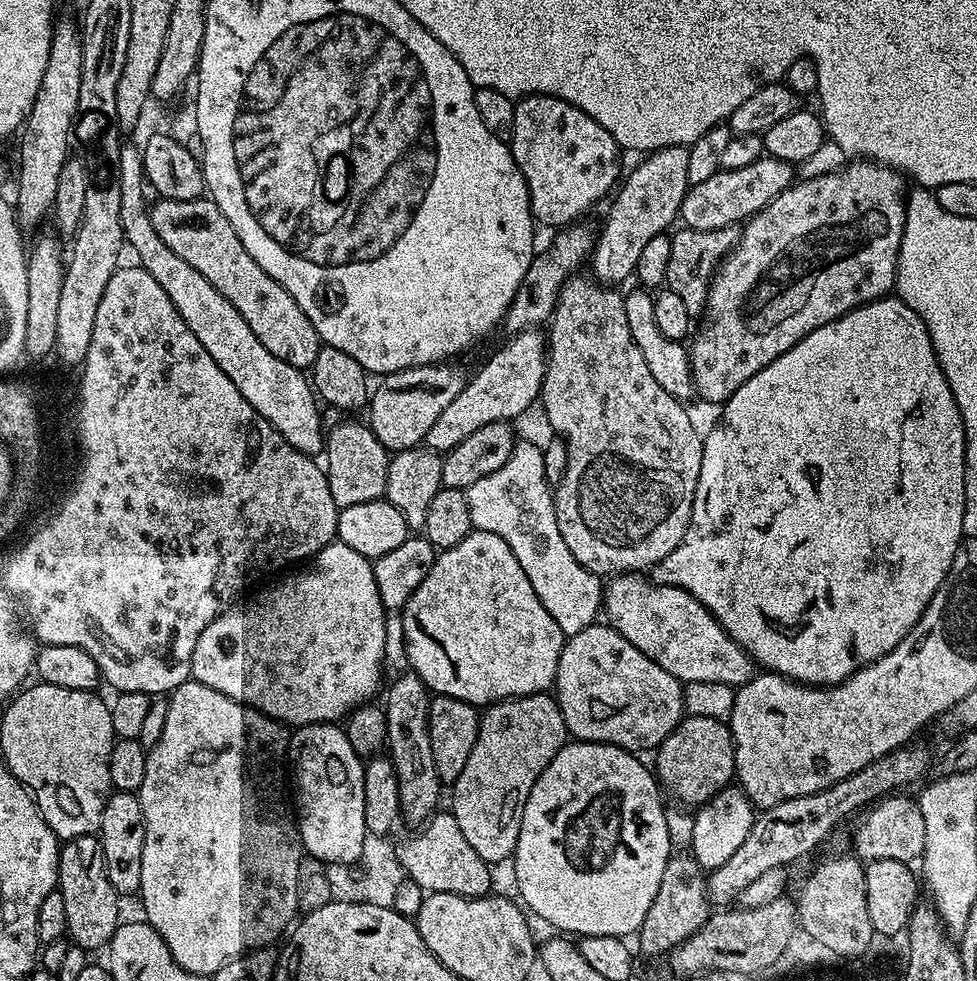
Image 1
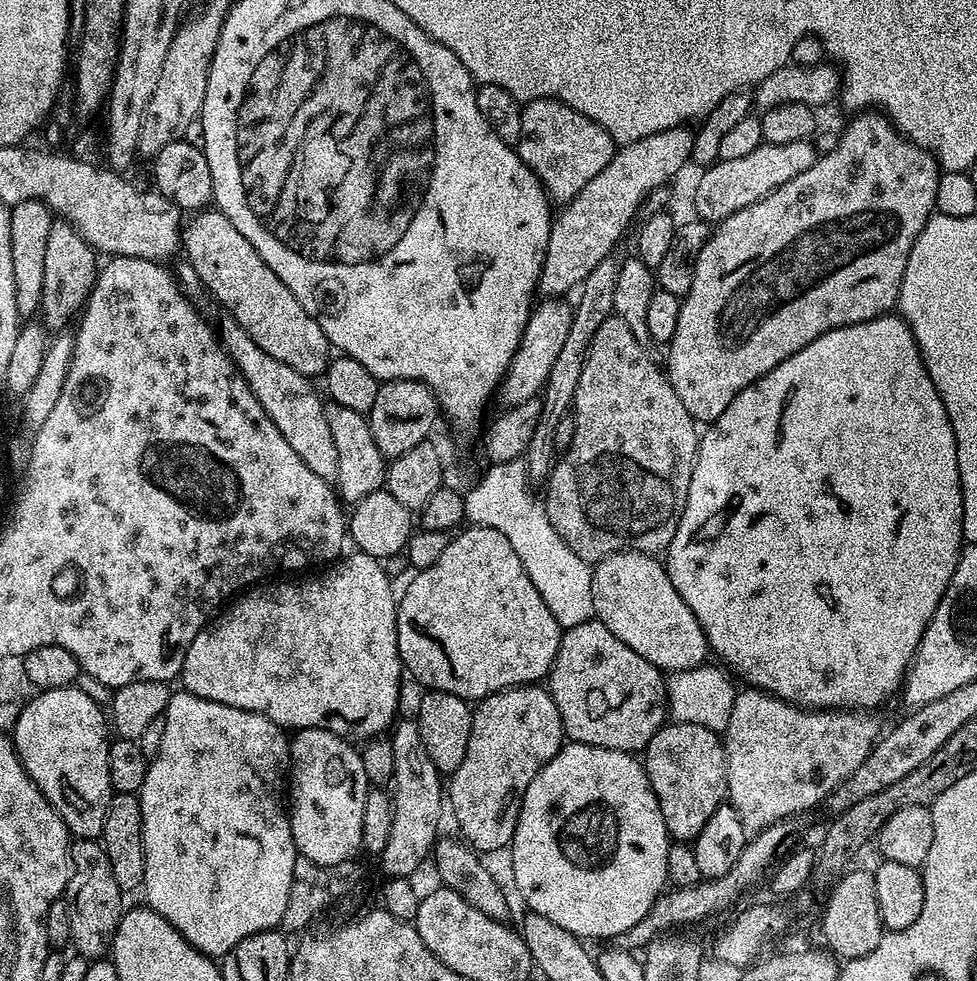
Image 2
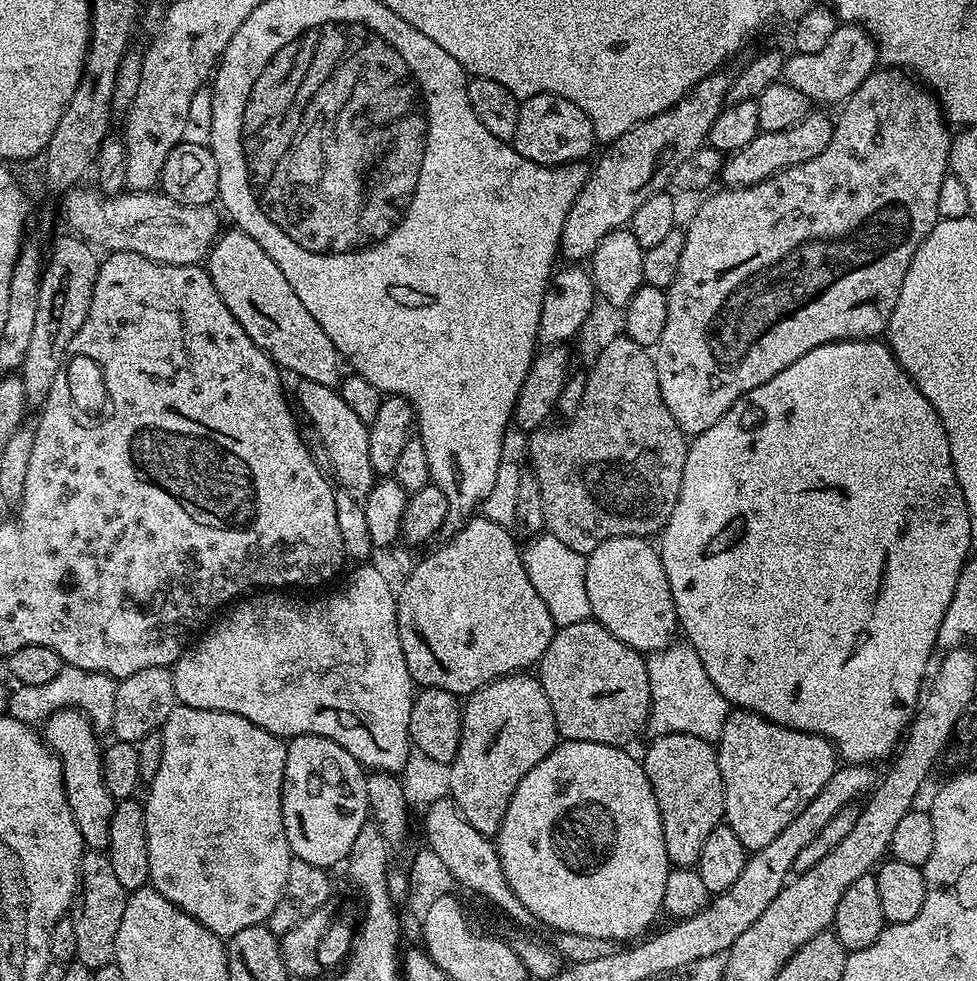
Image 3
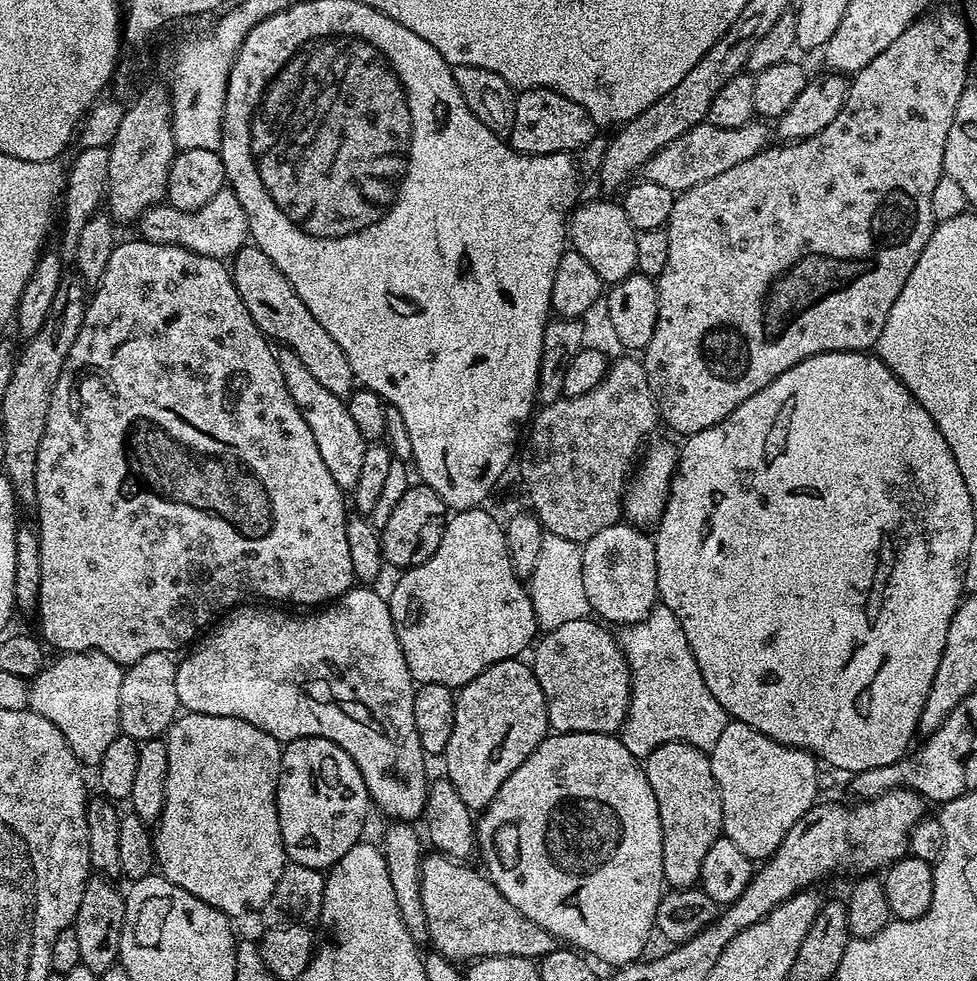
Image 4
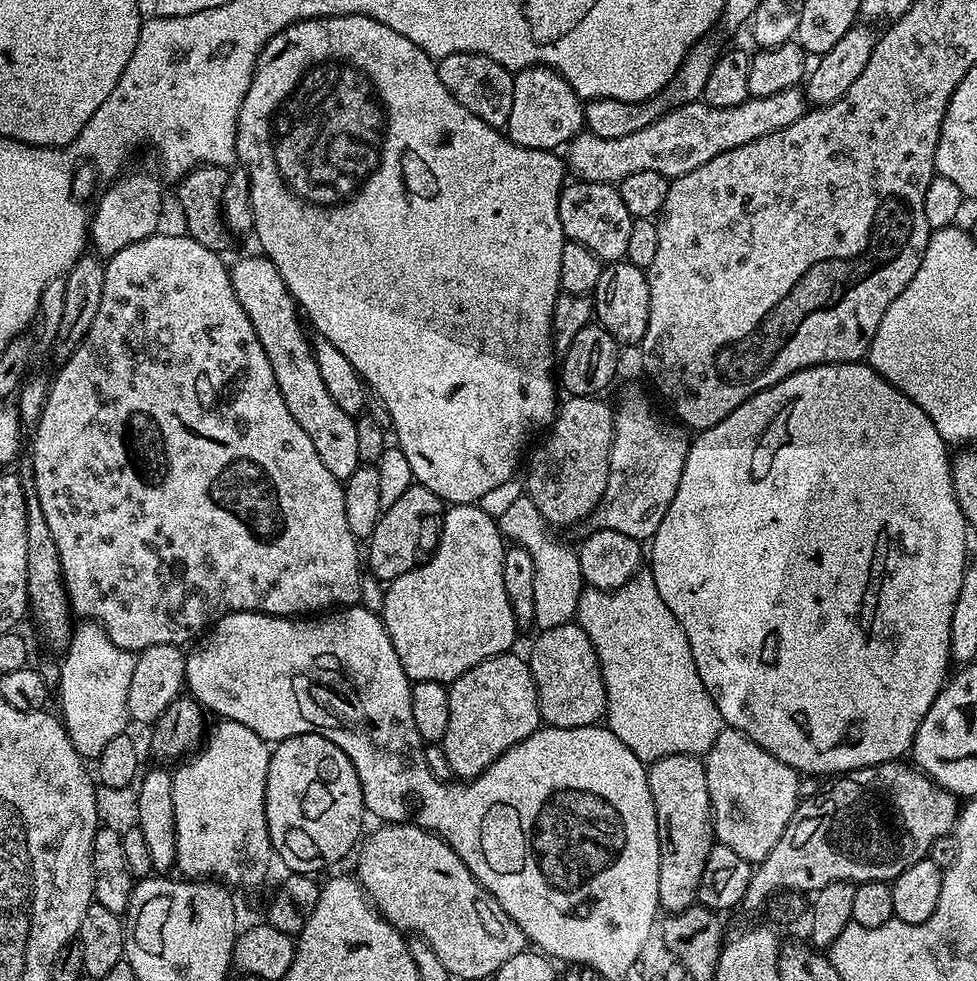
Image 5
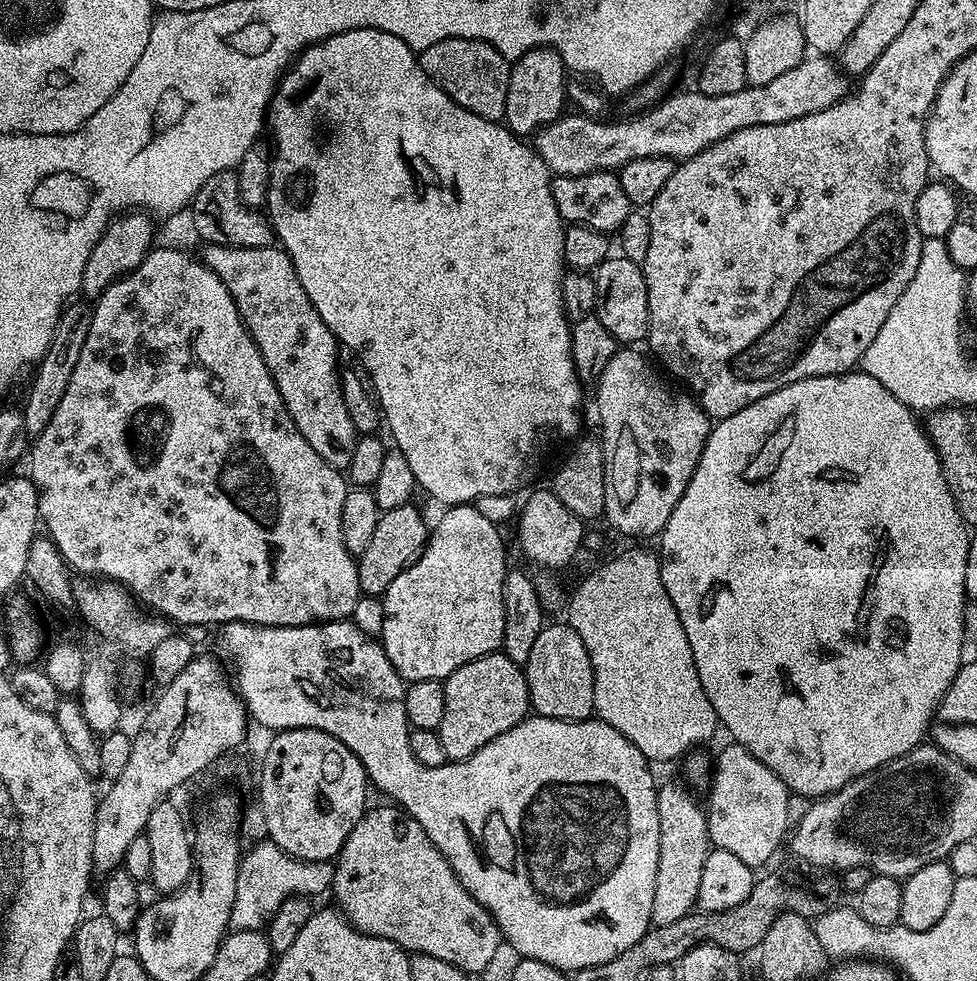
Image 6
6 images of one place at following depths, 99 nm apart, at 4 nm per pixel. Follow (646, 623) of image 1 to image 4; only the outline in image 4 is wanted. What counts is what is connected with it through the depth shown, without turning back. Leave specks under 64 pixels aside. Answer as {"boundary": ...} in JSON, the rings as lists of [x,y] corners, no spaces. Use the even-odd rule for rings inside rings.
{"boundary":[[[617,522],[606,526],[606,530],[598,530],[598,534],[585,540],[581,547],[582,586],[586,586],[589,609],[609,625],[634,624],[644,619],[658,603],[656,542],[646,533],[628,522]]]}

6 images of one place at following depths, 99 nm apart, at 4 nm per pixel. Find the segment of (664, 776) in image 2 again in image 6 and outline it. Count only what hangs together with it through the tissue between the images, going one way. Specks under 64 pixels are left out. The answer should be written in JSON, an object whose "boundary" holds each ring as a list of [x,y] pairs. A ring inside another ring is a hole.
{"boundary":[[[661,783],[656,793],[660,815],[660,849],[658,874],[654,882],[652,924],[658,928],[670,926],[670,922],[678,922],[678,918],[688,916],[697,907],[698,886],[702,883],[702,866],[706,866],[706,858],[710,851],[705,809],[701,801],[699,804],[692,797],[693,789],[680,784]]]}

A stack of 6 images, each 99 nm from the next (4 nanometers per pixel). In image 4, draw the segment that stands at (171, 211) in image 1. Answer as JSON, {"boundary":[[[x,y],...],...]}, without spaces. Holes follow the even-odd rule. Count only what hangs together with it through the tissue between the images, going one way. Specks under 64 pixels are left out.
{"boundary":[[[245,246],[231,261],[230,271],[234,286],[258,330],[273,341],[281,340],[279,343],[283,347],[298,354],[306,370],[310,370],[310,375],[321,386],[326,386],[330,394],[341,398],[351,396],[358,381],[354,370],[350,370],[350,362],[346,362],[346,354],[342,354],[342,346],[338,346],[338,342],[326,334],[322,322],[306,310],[306,302],[298,298],[294,286],[284,277],[282,270],[278,270],[278,266],[274,266],[274,262],[270,262],[260,248]]]}

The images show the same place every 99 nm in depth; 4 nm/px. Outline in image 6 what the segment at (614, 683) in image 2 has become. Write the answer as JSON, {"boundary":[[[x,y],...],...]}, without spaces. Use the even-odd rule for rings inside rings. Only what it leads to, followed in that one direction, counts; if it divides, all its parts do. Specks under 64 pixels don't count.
{"boundary":[[[545,623],[534,642],[534,647],[530,650],[530,658],[522,667],[528,683],[528,703],[535,715],[555,720],[586,720],[593,715],[594,670],[590,662],[590,654],[586,654],[586,646],[582,646],[582,638],[578,638],[578,634],[569,624]]]}

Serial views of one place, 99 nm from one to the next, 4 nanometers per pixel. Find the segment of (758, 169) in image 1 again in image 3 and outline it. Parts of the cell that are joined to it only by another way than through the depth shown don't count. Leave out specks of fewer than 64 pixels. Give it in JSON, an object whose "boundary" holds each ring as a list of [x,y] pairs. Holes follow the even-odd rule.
{"boundary":[[[809,110],[802,122],[794,126],[786,126],[786,130],[774,130],[773,132],[758,133],[742,150],[731,153],[725,159],[724,167],[721,168],[718,177],[721,185],[730,188],[745,188],[751,184],[765,180],[766,178],[786,170],[790,166],[798,166],[802,162],[808,162],[810,158],[818,158],[826,146],[830,146],[832,137],[833,117],[827,116],[827,111]]]}

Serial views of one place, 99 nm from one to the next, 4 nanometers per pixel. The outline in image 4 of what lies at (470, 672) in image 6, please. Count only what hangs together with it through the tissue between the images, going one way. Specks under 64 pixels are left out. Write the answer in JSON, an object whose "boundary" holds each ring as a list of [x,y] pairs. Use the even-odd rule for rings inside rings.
{"boundary":[[[523,659],[503,660],[494,662],[478,678],[466,682],[455,693],[454,730],[450,733],[450,742],[446,742],[446,750],[442,757],[444,763],[443,775],[452,783],[454,790],[458,790],[462,802],[473,810],[487,808],[489,802],[502,790],[502,782],[534,754],[534,750],[549,735],[548,711],[546,698],[542,694],[542,686],[538,686],[538,678],[532,673],[531,663]]]}

